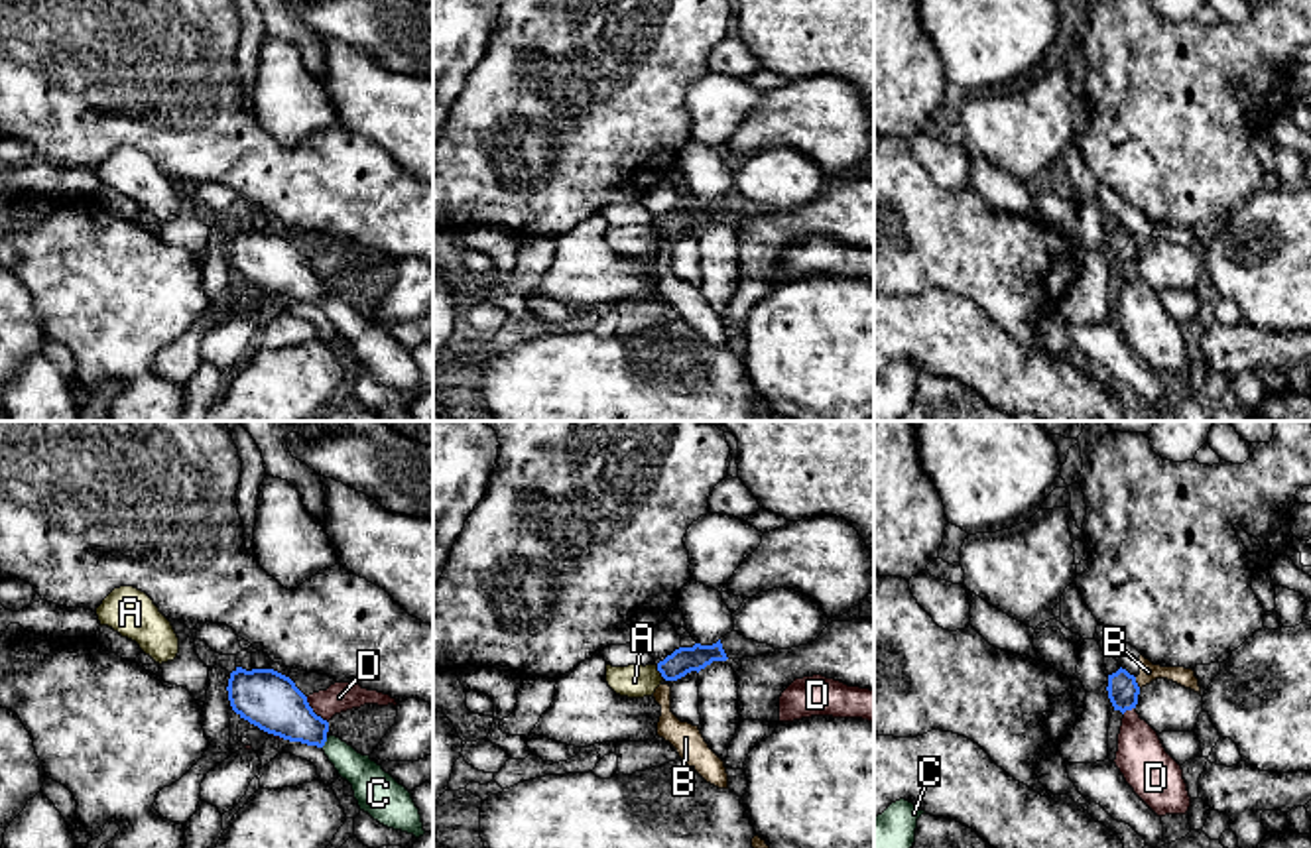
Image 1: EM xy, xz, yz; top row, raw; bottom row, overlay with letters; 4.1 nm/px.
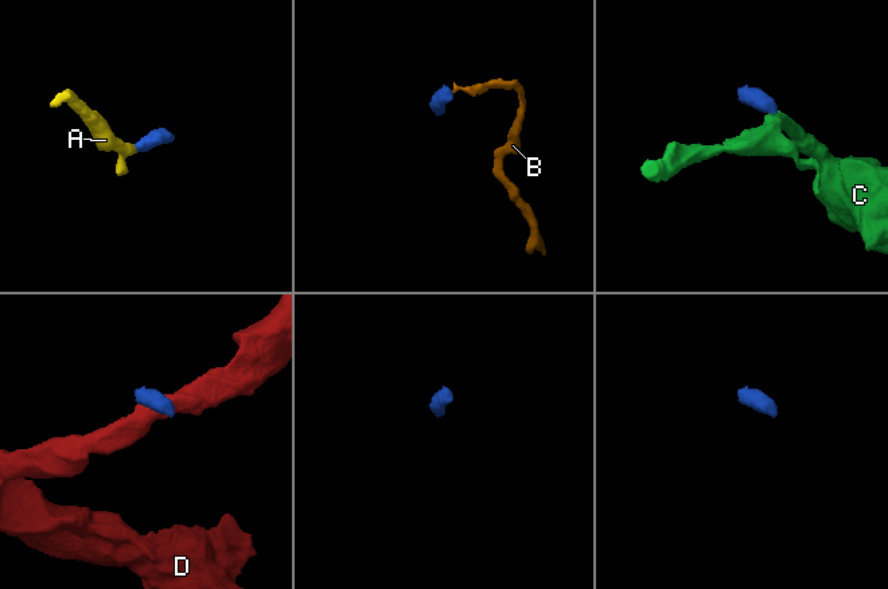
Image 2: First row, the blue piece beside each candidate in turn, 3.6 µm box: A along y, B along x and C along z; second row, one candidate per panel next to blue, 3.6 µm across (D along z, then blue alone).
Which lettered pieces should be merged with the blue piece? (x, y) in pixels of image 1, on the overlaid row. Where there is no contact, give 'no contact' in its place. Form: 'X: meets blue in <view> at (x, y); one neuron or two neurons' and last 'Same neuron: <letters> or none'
A: meets blue in xz at (658, 669); one neuron
B: meets blue in yz at (1136, 683); two neurons
C: meets blue in xy at (325, 740); one neuron
D: meets blue in xy at (312, 711); two neurons
Same neuron: A, C

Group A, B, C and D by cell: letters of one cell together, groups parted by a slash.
A C / B / D

